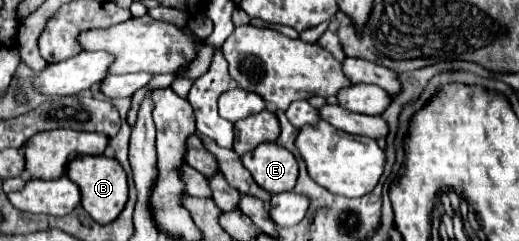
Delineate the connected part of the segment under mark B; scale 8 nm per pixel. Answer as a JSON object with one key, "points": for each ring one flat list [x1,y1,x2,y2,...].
{"points":[[96,155,96,157,76,157,74,161,70,161,68,171,66,171,68,179,72,179,78,187,80,187,80,195,82,195,82,207,90,213,90,217,94,221,98,221,100,225,108,225,112,223,118,215,120,209,124,209,126,201,128,201,128,185,126,185,126,171,122,169,122,165,116,159,104,157,104,155]]}

